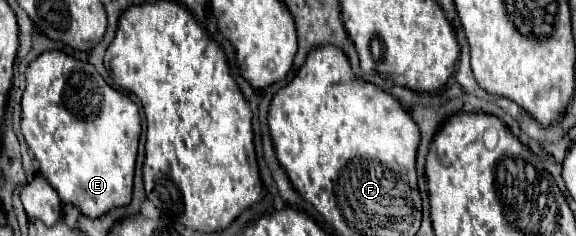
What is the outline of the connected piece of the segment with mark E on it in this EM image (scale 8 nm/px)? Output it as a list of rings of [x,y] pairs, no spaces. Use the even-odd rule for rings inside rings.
[[[44,51],[26,69],[26,89],[20,105],[22,135],[40,163],[40,173],[56,189],[62,203],[76,205],[88,217],[100,217],[114,207],[130,203],[140,113],[128,95],[112,89],[90,63],[82,63],[64,51]]]

